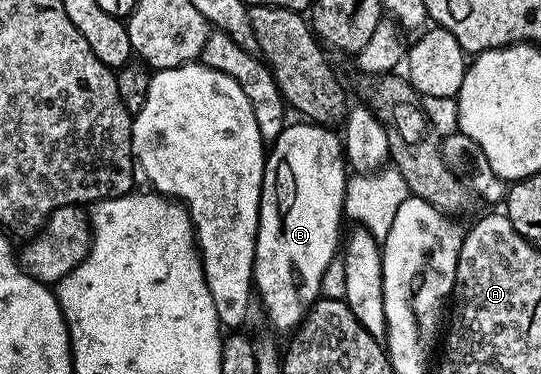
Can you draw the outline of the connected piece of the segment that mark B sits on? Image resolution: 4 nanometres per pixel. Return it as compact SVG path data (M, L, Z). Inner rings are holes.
M301 123L305 125L286 124L285 130L272 142L265 159L265 174L261 184L261 210L259 211L259 223L257 224L257 246L255 247L255 263L253 264L253 284L256 296L261 296L261 305L265 308L265 313L269 316L269 321L277 329L296 330L300 325L309 306L321 297L321 280L323 271L338 256L339 246L343 241L341 233L341 221L345 211L345 183L347 180L347 162L345 159L345 146L342 138L337 137L332 128L318 125L316 123Z

